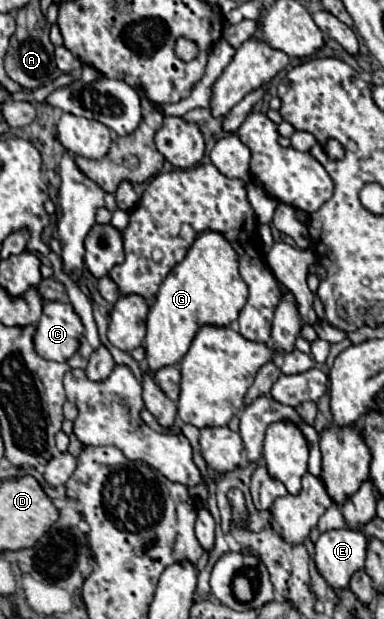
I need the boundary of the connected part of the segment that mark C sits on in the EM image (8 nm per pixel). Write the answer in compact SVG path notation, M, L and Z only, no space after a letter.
M45 302L33 336L35 350L47 360L67 362L79 350L83 332L81 318L75 314L71 304Z

